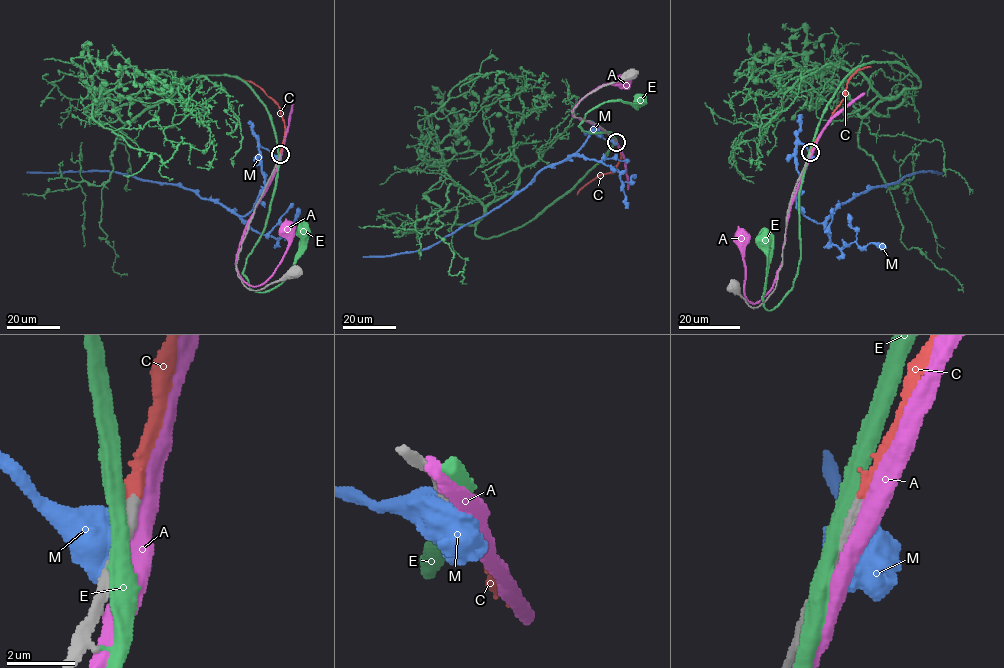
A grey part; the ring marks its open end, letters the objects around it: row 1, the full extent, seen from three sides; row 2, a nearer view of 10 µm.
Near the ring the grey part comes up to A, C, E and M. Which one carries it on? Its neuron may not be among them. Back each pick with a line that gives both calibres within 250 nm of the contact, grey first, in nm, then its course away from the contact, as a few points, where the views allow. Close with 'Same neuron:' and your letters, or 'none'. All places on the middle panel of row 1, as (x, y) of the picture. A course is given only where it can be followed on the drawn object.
C: calibres 360 and 440 nm; course (616, 142), (621, 154), (617, 169), (599, 175), (577, 195)
Same neuron: C

